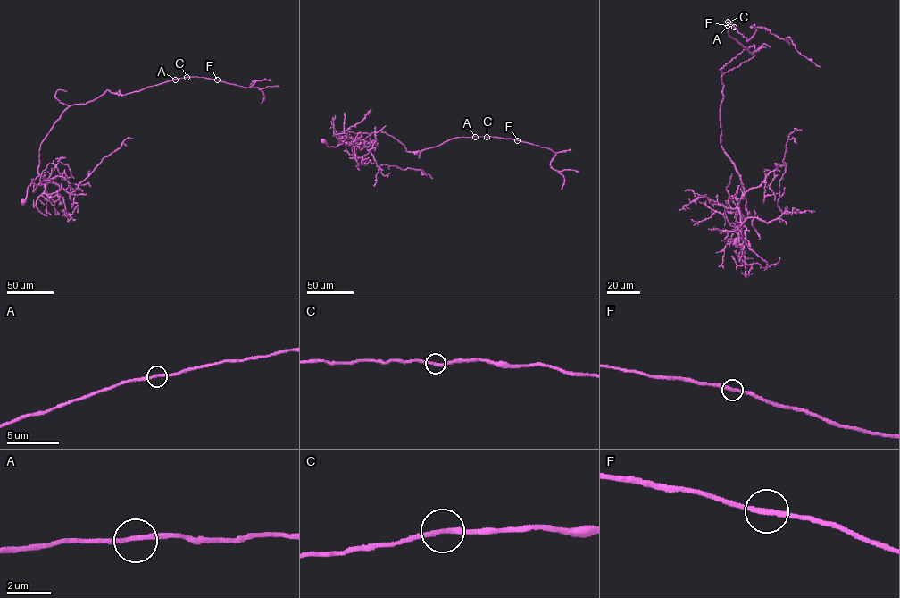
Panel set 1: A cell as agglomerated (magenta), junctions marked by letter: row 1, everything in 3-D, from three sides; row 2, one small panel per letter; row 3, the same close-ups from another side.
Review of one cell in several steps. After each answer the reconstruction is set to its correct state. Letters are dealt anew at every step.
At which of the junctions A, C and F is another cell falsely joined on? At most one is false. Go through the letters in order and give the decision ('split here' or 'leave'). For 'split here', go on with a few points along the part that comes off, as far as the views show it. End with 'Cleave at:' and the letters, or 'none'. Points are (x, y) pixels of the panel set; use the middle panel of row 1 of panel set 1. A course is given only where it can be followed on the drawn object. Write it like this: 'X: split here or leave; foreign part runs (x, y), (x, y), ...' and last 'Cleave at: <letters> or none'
A: leave
C: leave
F: leave
Cleave at: none

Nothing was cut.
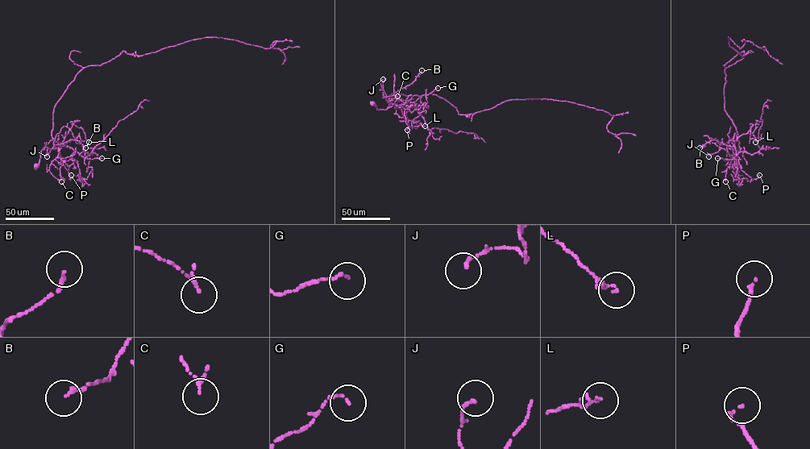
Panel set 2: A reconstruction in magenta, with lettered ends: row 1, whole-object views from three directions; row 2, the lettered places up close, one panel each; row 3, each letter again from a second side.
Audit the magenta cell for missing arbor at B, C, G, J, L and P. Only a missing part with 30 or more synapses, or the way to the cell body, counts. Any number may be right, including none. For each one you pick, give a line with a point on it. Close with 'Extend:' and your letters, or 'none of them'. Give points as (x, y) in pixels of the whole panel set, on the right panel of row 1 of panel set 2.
Extend: none of them

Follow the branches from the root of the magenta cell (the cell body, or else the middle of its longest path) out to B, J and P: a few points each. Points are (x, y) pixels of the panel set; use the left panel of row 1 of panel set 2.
B: (37, 166), (41, 150), (51, 140), (68, 147), (58, 143), (76, 140), (85, 147)
J: (37, 166), (42, 149), (51, 140), (55, 140), (59, 148), (47, 147), (47, 156)
P: (37, 166), (42, 149), (54, 140), (74, 151), (71, 175)

